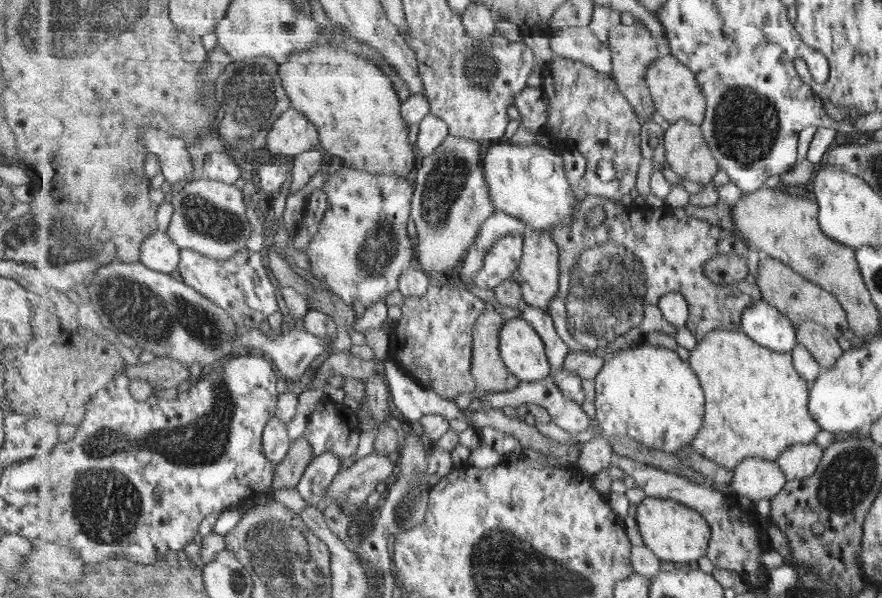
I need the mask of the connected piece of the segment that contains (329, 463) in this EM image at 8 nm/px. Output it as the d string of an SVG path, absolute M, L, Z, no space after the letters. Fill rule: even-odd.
M333 451L324 452L312 459L297 489L309 506L316 506L327 498L329 486L339 474L342 460Z

